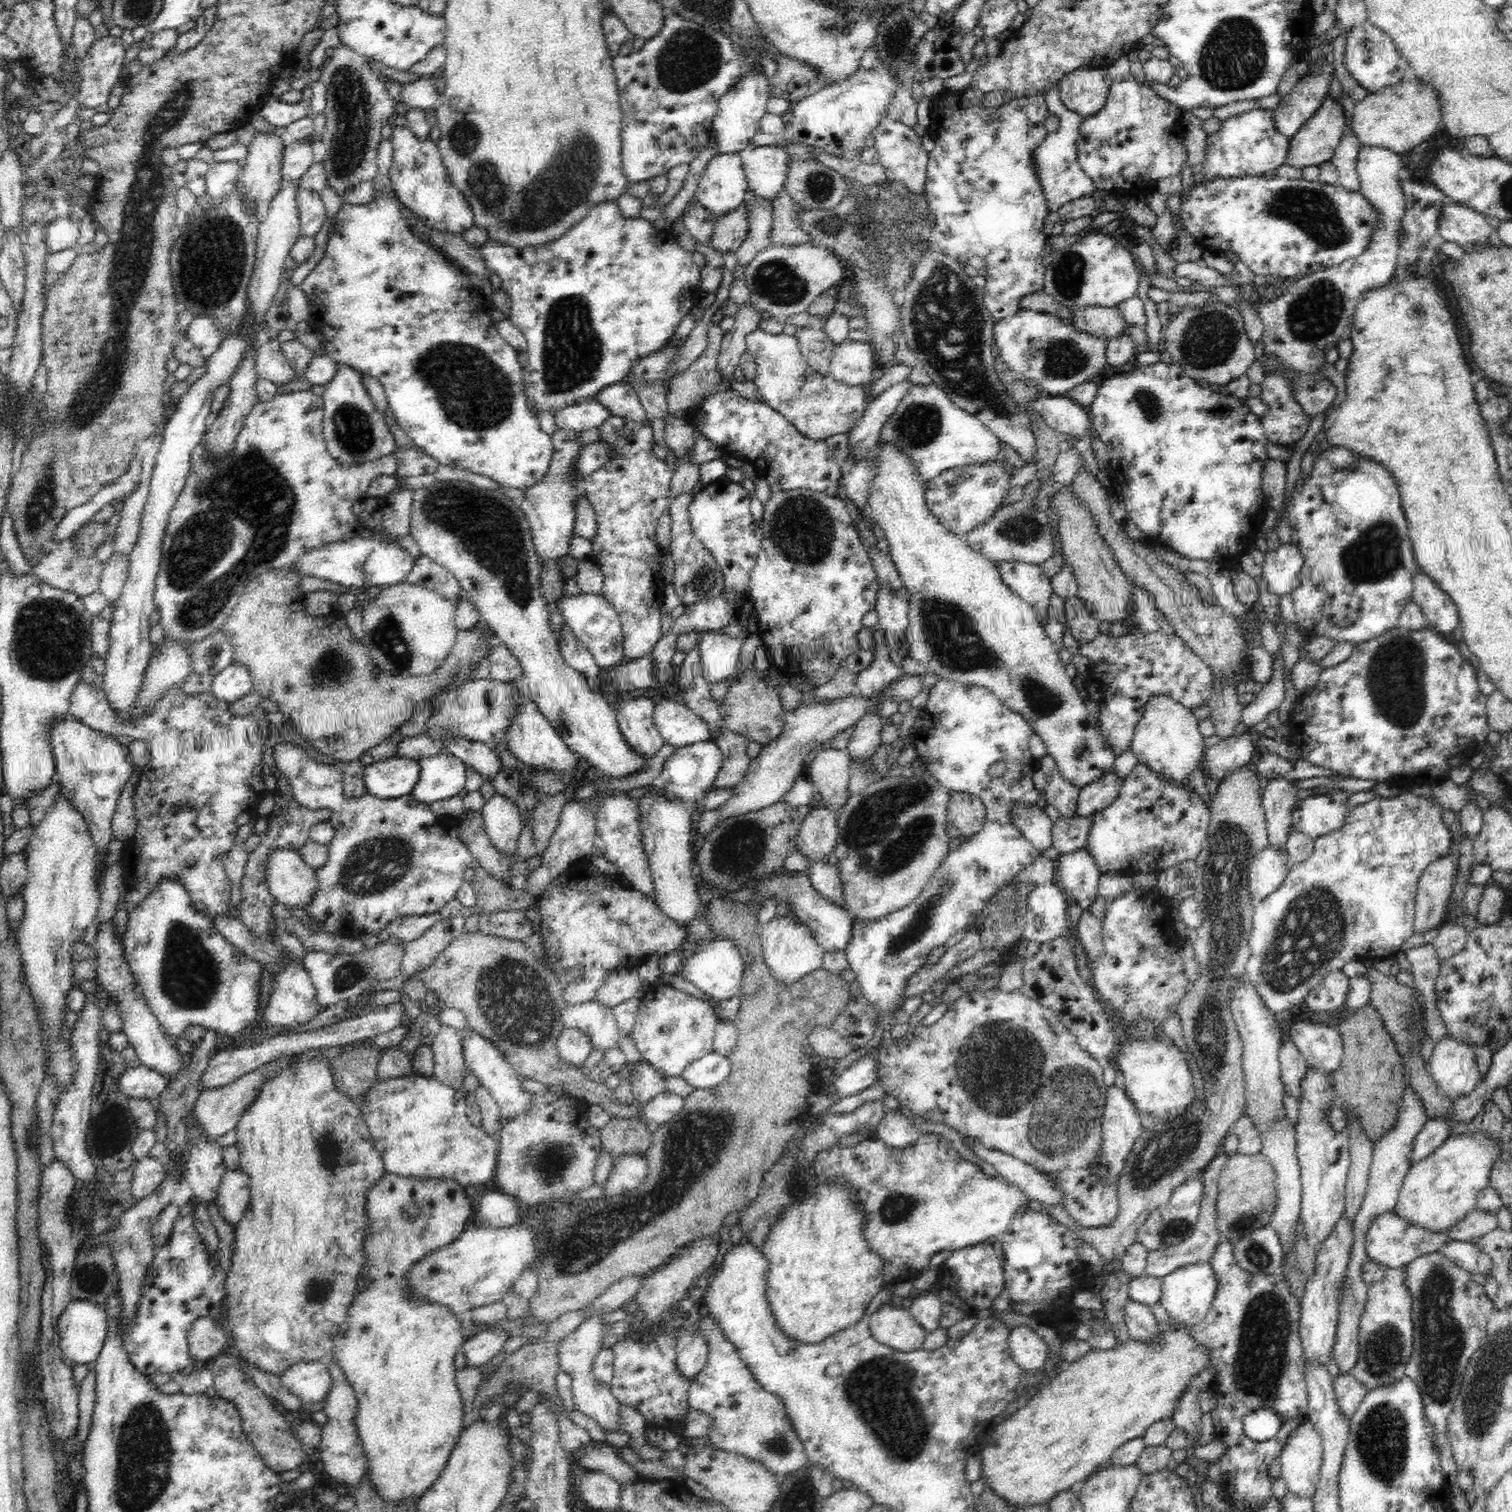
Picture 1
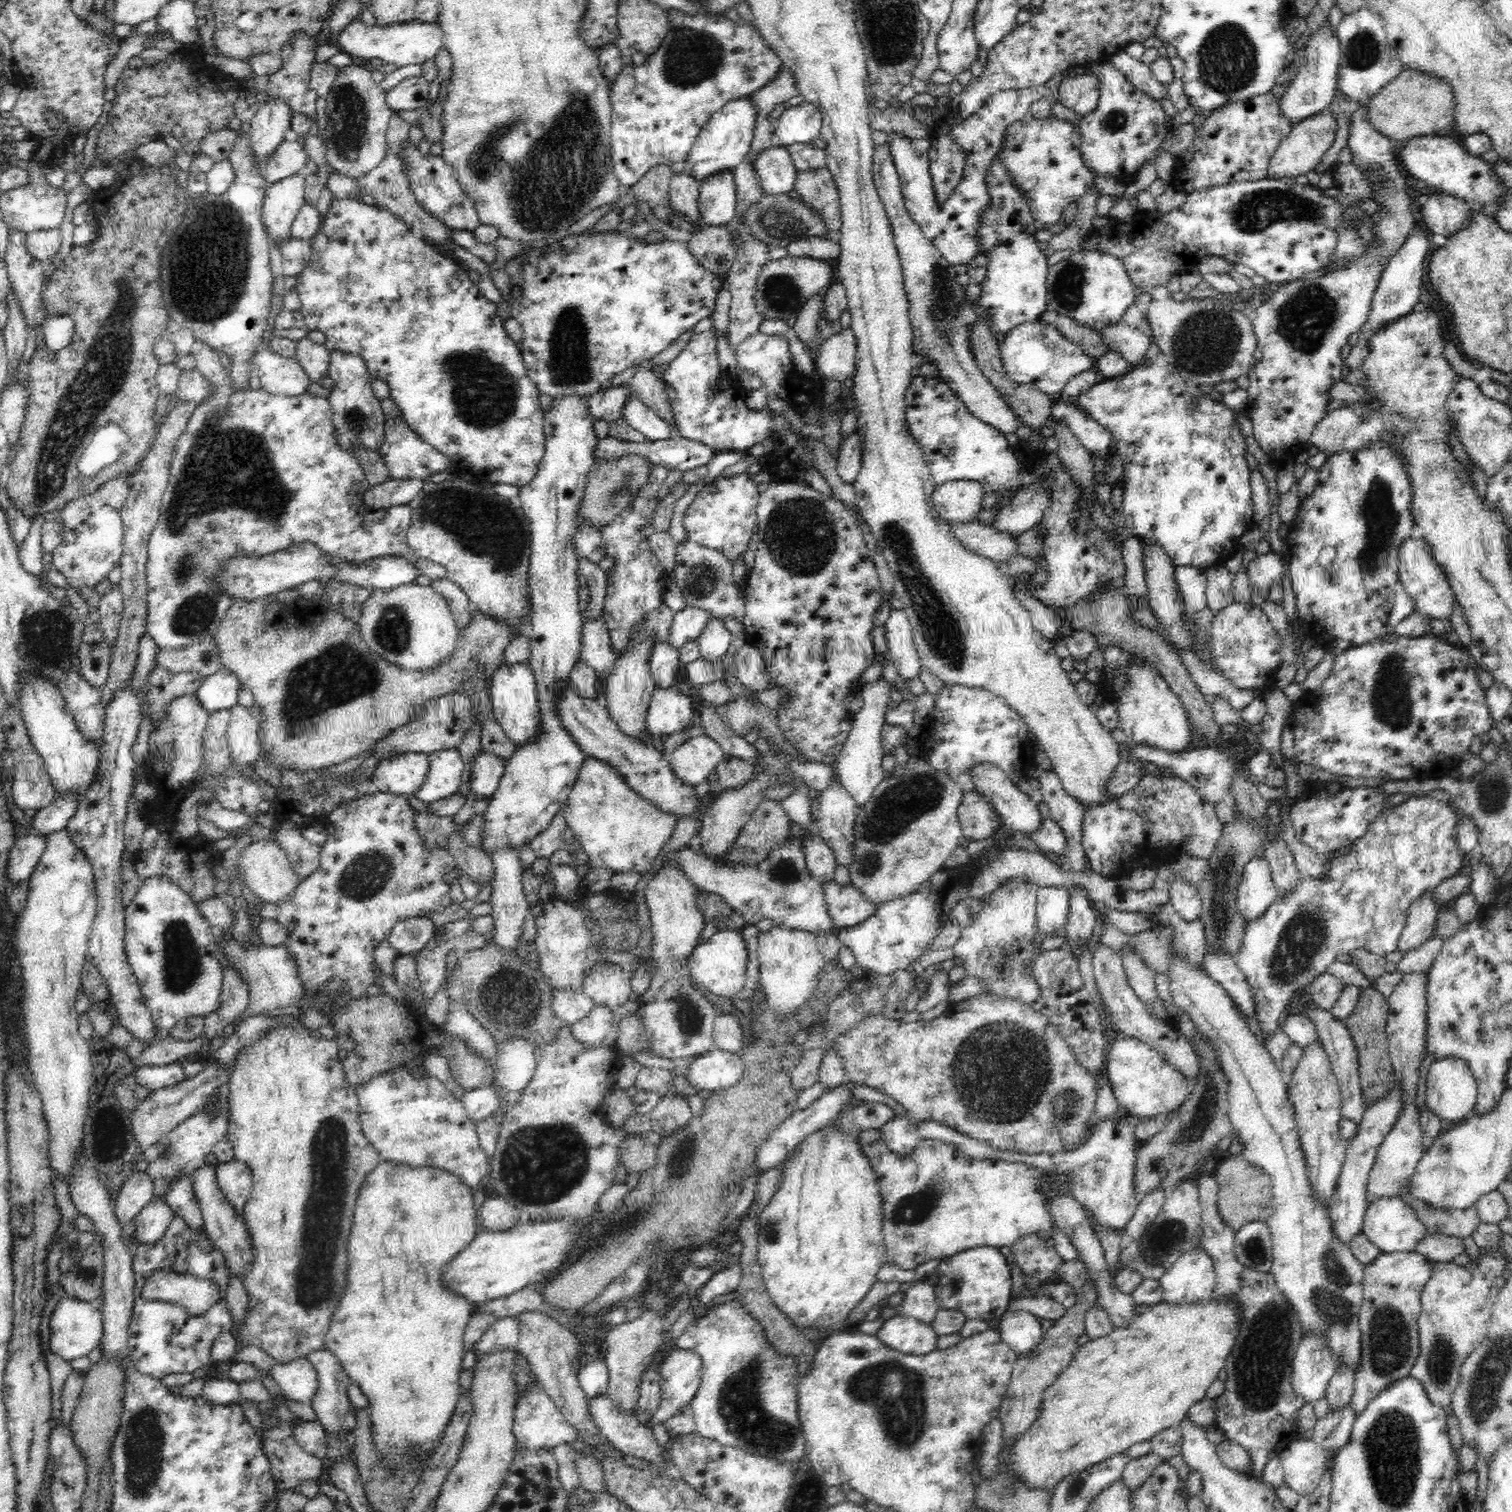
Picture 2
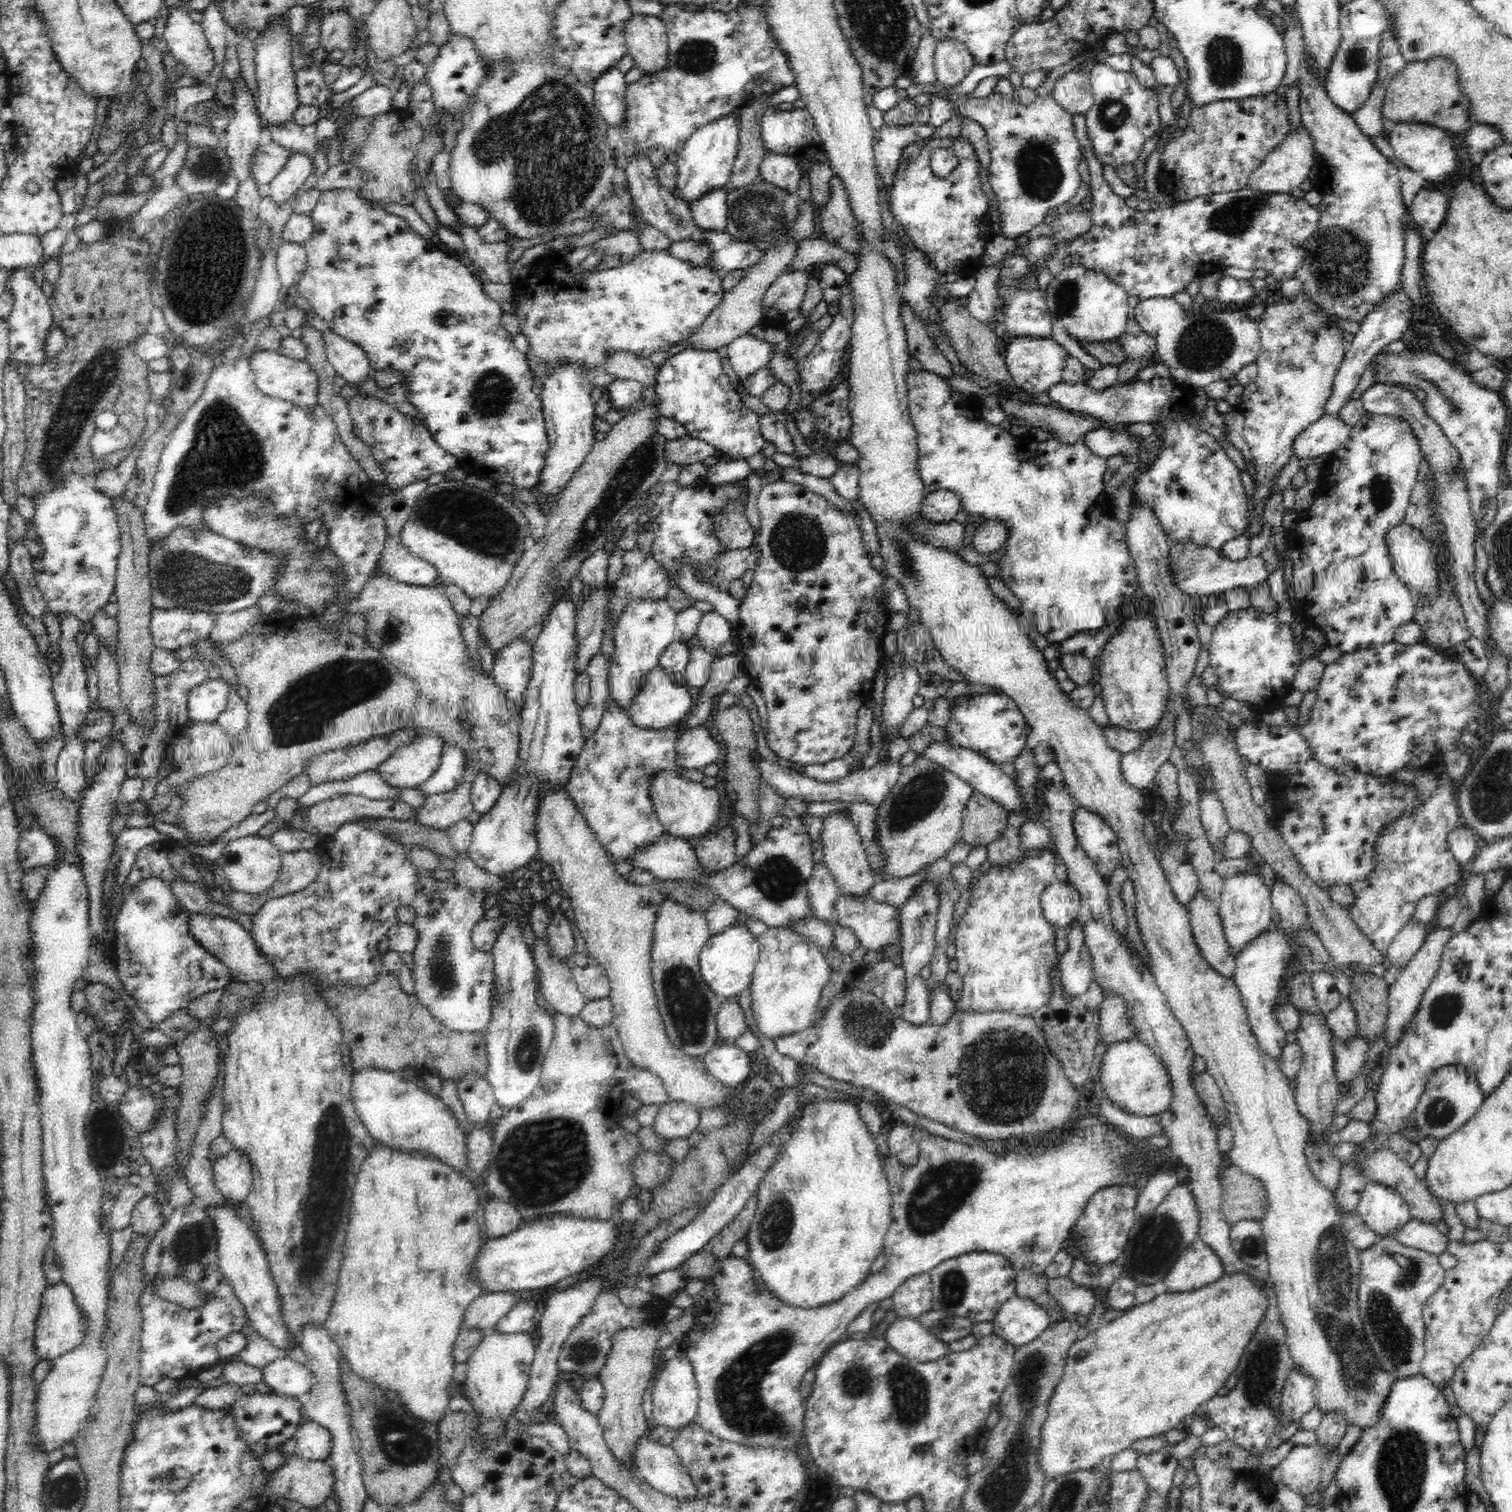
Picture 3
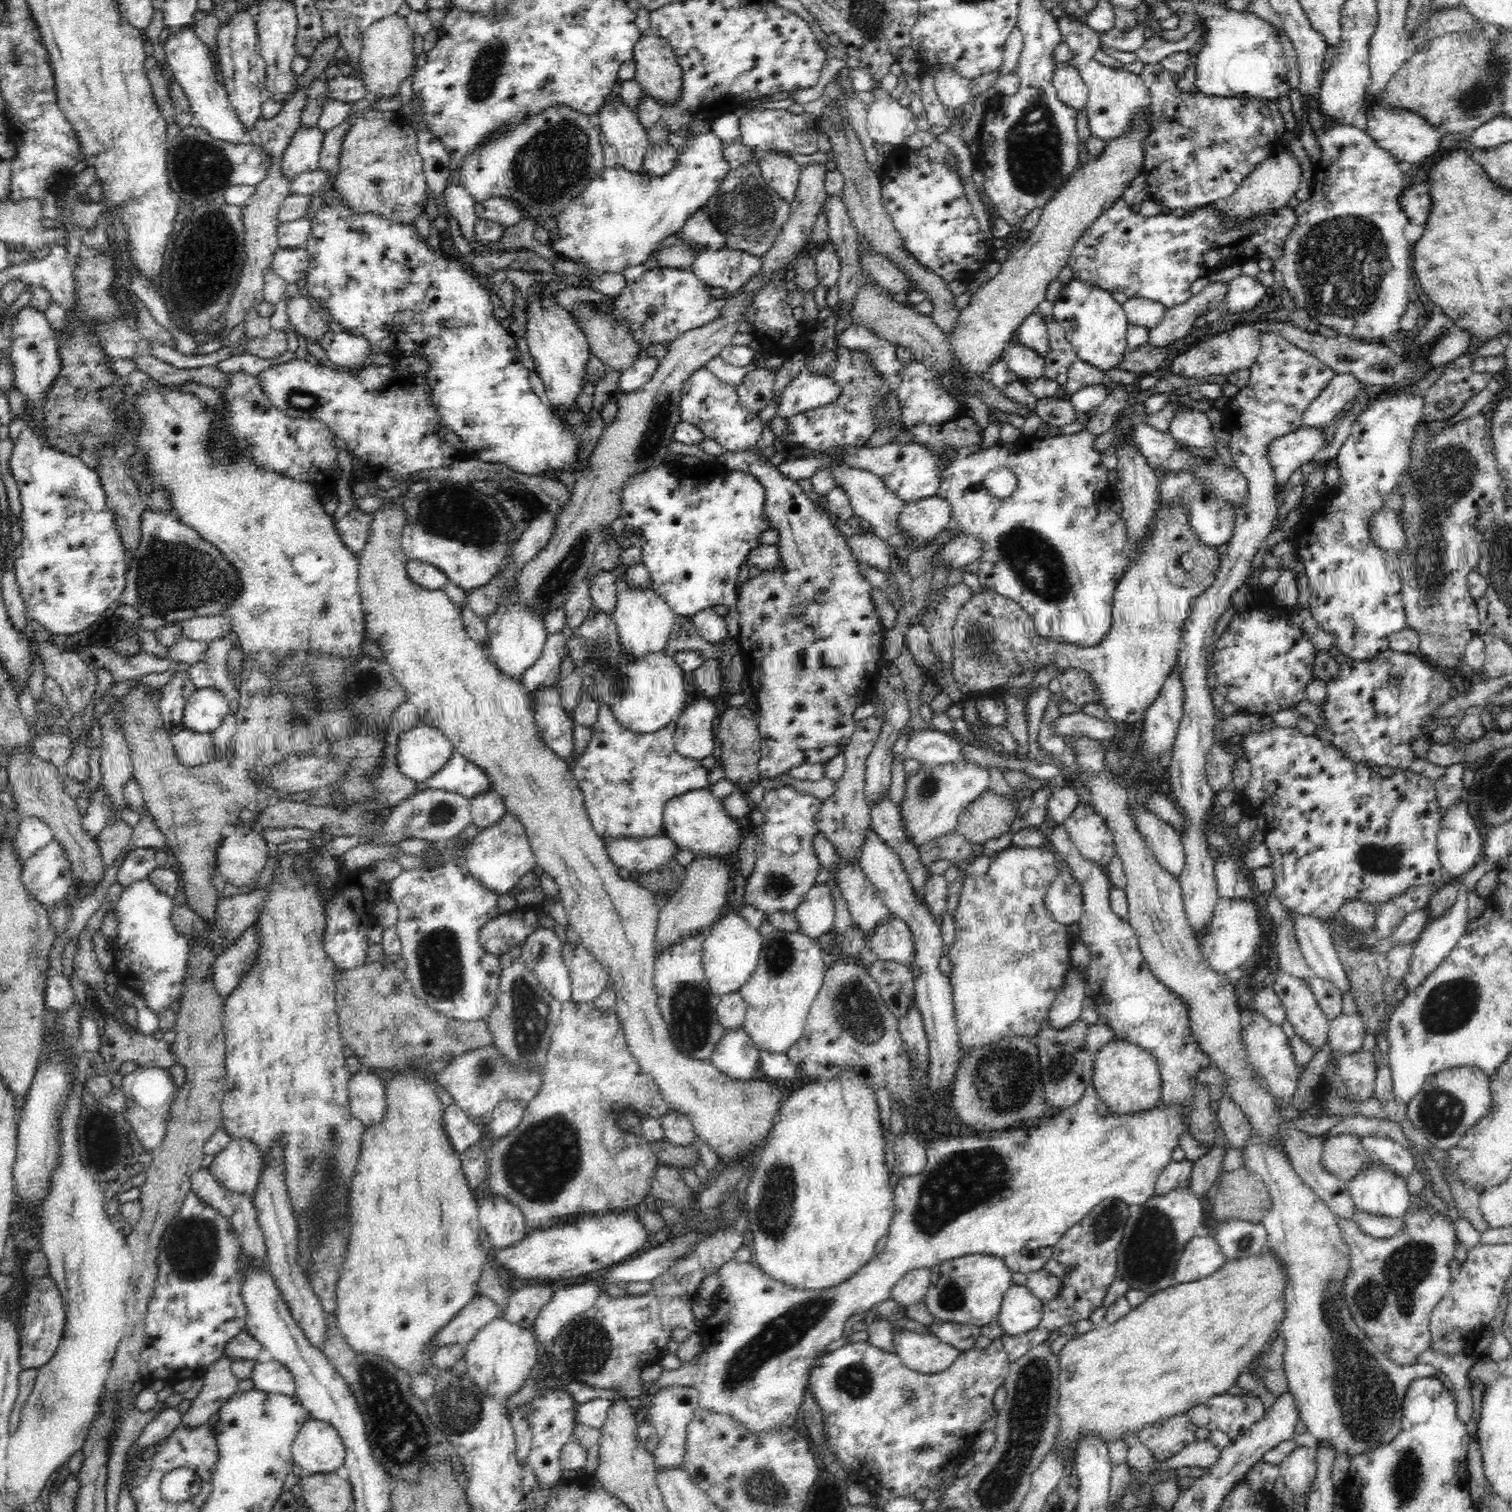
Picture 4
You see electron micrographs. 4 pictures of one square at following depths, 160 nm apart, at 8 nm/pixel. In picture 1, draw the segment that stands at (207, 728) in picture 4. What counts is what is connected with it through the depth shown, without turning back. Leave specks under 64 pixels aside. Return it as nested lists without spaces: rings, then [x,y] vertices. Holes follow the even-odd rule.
[[[233,663],[222,672],[214,675],[210,692],[220,701],[232,704],[246,696],[251,690],[252,675],[242,664]]]

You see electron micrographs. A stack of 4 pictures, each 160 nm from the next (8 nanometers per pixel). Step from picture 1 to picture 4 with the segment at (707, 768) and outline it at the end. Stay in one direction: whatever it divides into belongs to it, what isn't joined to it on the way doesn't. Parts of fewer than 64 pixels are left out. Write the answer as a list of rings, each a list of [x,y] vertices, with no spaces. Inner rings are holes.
[[[704,698],[686,704],[676,720],[674,746],[680,756],[700,761],[712,755],[714,719],[718,718],[713,699]]]

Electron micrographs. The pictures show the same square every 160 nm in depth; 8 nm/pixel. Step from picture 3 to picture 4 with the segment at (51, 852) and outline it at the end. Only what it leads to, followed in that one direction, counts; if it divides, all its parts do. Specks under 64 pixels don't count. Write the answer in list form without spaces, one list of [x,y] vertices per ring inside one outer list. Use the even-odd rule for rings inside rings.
[[[26,817],[18,824],[18,832],[15,836],[15,846],[19,860],[28,860],[36,850],[44,848],[48,842],[53,840],[52,829],[36,817]]]

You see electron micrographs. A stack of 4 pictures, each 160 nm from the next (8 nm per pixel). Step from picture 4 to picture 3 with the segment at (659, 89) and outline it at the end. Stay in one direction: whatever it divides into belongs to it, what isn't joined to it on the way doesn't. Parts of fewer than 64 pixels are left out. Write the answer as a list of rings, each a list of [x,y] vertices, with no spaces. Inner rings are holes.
[[[633,13],[624,27],[627,52],[632,55],[634,64],[642,71],[642,74],[660,72],[666,68],[668,56],[667,28],[660,16],[648,16]]]

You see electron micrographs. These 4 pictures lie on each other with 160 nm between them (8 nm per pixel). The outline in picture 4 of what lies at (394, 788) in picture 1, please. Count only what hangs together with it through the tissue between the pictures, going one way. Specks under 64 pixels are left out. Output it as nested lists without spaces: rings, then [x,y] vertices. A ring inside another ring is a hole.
[[[417,725],[400,735],[395,761],[403,775],[424,783],[444,768],[453,752],[451,742],[438,728]]]

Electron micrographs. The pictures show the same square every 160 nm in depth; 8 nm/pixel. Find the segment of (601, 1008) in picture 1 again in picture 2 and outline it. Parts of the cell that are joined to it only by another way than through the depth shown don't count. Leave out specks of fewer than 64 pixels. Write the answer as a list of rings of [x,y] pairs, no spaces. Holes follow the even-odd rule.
[[[552,988],[552,1009],[559,1020],[574,1024],[590,1014],[595,1004],[584,992],[577,990],[555,990]]]

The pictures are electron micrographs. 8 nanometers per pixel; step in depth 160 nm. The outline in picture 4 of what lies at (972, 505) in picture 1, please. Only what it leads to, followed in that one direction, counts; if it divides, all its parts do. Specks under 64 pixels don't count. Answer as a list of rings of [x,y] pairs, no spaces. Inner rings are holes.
[[[934,495],[922,500],[906,501],[898,514],[898,527],[902,529],[902,535],[910,535],[914,543],[918,543],[918,548],[922,548],[948,526],[951,517],[950,503]]]

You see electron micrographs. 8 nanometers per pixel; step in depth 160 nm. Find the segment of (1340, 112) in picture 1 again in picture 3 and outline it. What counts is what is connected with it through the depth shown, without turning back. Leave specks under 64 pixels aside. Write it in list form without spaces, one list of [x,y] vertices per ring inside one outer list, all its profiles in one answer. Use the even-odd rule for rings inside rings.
[[[1298,126],[1292,130],[1286,139],[1270,154],[1267,155],[1259,168],[1249,177],[1247,188],[1257,192],[1292,192],[1299,189],[1300,185],[1311,177],[1317,176],[1314,167],[1314,157],[1317,151],[1314,147],[1314,140],[1308,129]]]

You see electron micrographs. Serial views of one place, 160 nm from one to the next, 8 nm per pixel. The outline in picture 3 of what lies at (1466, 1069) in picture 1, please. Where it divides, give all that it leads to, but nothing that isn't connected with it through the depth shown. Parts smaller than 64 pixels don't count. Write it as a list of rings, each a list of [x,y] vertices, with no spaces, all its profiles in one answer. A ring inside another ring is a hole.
[[[1458,1065],[1441,1067],[1436,1069],[1428,1080],[1412,1117],[1415,1118],[1424,1138],[1434,1137],[1441,1141],[1462,1128],[1467,1120],[1477,1114],[1485,1098],[1479,1086],[1470,1081],[1464,1067]]]

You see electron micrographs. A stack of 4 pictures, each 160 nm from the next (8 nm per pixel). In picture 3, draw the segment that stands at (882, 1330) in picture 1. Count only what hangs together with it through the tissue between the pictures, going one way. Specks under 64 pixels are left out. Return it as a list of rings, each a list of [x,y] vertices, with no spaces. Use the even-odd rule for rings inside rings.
[[[897,1317],[882,1337],[895,1352],[919,1363],[934,1362],[950,1353],[947,1344],[928,1332],[918,1319]]]

